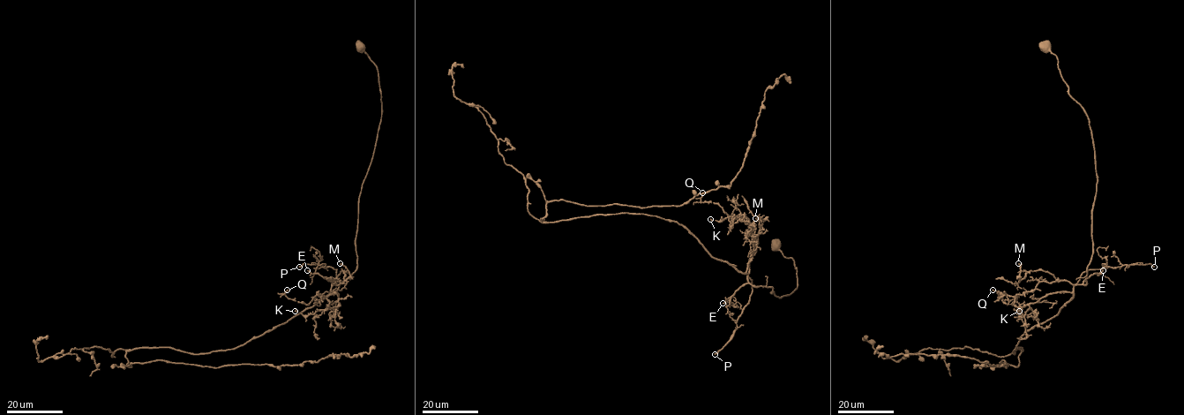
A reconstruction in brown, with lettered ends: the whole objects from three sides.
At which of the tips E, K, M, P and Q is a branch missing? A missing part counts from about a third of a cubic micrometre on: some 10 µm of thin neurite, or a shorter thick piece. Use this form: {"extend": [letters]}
{"extend": ["E", "P"]}

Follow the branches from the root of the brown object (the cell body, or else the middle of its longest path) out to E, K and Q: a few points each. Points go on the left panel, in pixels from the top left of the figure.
E: (360, 46), (377, 69), (381, 119), (373, 157), (358, 200), (356, 267), (337, 284), (307, 270)
K: (360, 46), (377, 69), (381, 119), (358, 200), (356, 267), (332, 284), (337, 306), (308, 315), (295, 311)
Q: (360, 46), (377, 69), (381, 119), (358, 200), (356, 269), (308, 304), (287, 290)

